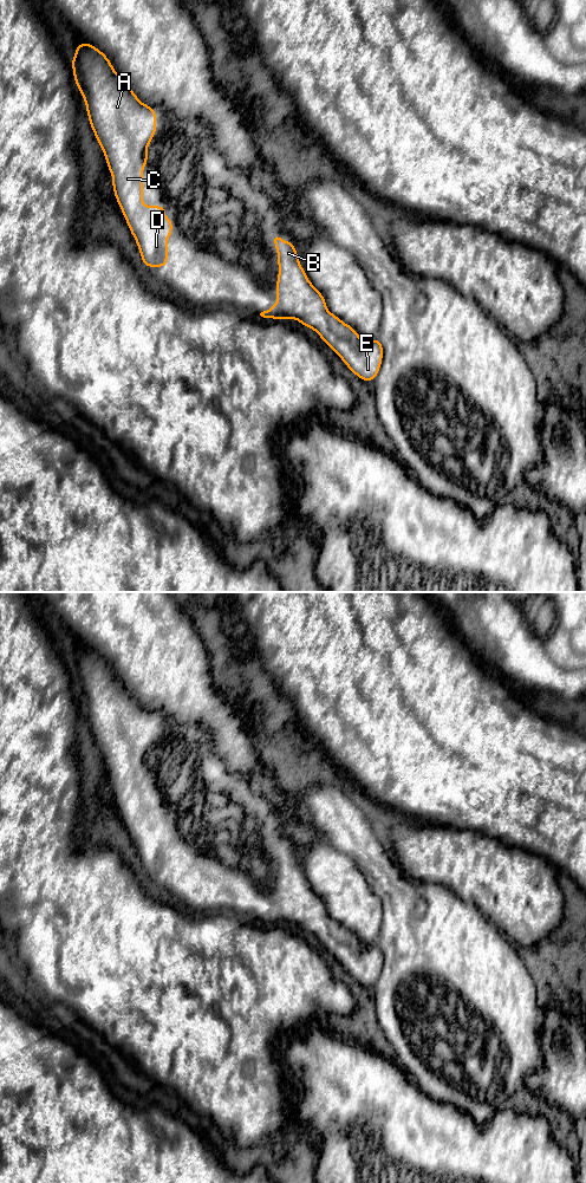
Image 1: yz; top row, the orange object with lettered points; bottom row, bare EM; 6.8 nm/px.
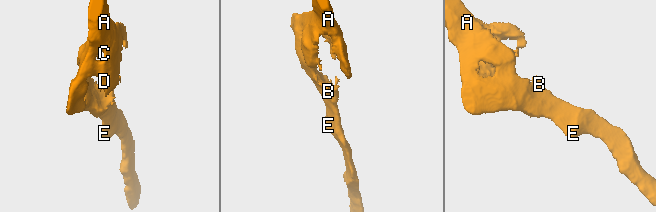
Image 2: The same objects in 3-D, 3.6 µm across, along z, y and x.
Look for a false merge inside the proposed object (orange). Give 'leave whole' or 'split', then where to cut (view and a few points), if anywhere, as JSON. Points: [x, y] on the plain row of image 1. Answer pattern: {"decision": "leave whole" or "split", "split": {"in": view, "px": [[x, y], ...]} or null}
{"decision": "leave whole", "split": null}

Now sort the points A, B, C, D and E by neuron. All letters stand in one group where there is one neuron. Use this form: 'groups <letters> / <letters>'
groups A B C D E

